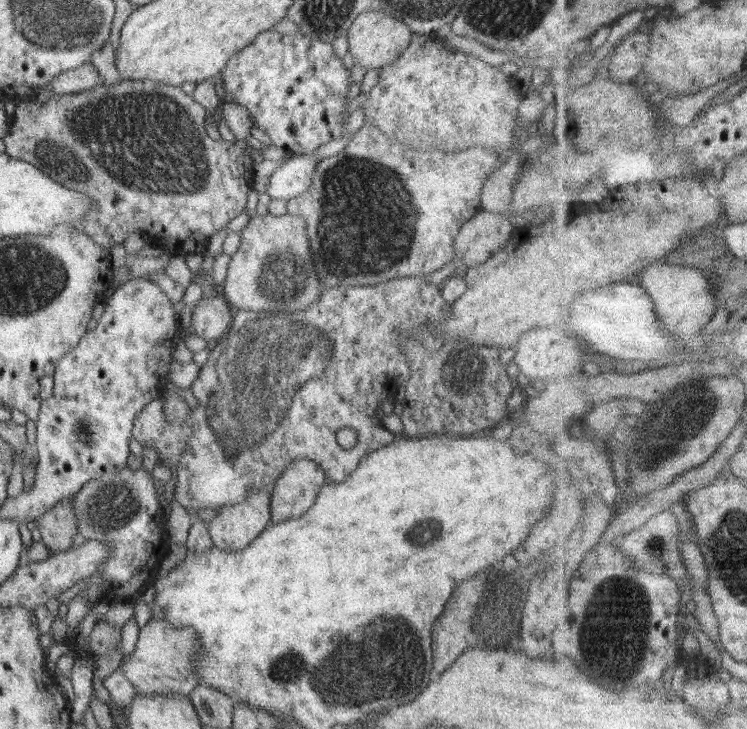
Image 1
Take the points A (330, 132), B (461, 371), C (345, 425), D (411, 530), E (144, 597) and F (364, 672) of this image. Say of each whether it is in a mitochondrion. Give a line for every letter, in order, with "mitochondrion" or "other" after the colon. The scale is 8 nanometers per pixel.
A: other
B: mitochondrion
C: other
D: mitochondrion
E: other
F: mitochondrion

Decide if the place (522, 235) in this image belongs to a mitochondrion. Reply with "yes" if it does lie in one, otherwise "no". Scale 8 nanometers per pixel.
no

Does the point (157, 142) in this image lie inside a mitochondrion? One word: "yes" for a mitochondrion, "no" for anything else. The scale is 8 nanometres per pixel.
yes

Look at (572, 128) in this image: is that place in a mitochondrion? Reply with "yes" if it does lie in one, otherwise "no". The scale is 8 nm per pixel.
no

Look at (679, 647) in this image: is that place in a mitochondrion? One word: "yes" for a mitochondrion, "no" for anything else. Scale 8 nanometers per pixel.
no

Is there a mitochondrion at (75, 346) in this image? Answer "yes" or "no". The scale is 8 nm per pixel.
no

